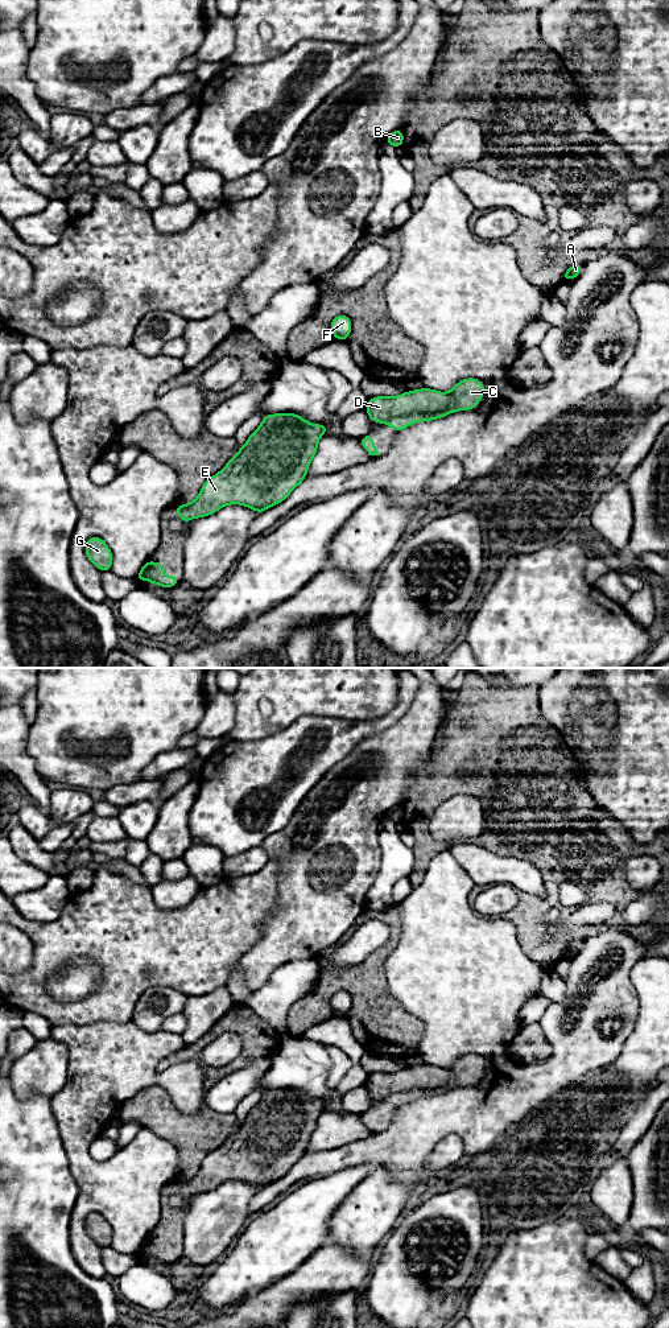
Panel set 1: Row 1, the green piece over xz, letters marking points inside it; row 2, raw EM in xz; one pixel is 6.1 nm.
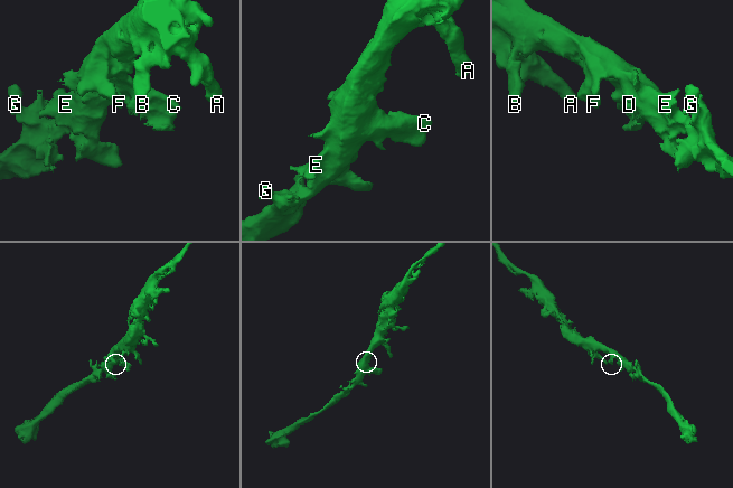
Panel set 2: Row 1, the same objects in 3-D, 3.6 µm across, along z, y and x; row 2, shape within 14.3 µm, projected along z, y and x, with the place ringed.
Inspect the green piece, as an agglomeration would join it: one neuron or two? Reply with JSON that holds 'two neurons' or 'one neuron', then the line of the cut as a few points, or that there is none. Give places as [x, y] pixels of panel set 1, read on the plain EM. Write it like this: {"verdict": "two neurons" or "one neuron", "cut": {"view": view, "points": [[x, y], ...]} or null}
{"verdict": "two neurons", "cut": {"view": "xz", "points": [[453, 1075], [447, 1081], [436, 1088], [397, 1091], [384, 1098]]}}

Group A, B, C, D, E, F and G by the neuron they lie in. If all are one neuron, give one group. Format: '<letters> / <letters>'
A B C E F G / D

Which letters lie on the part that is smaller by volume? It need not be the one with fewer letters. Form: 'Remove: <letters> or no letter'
Remove: D

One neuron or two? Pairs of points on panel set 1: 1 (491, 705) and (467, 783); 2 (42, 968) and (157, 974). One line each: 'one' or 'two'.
1: one
2: one

